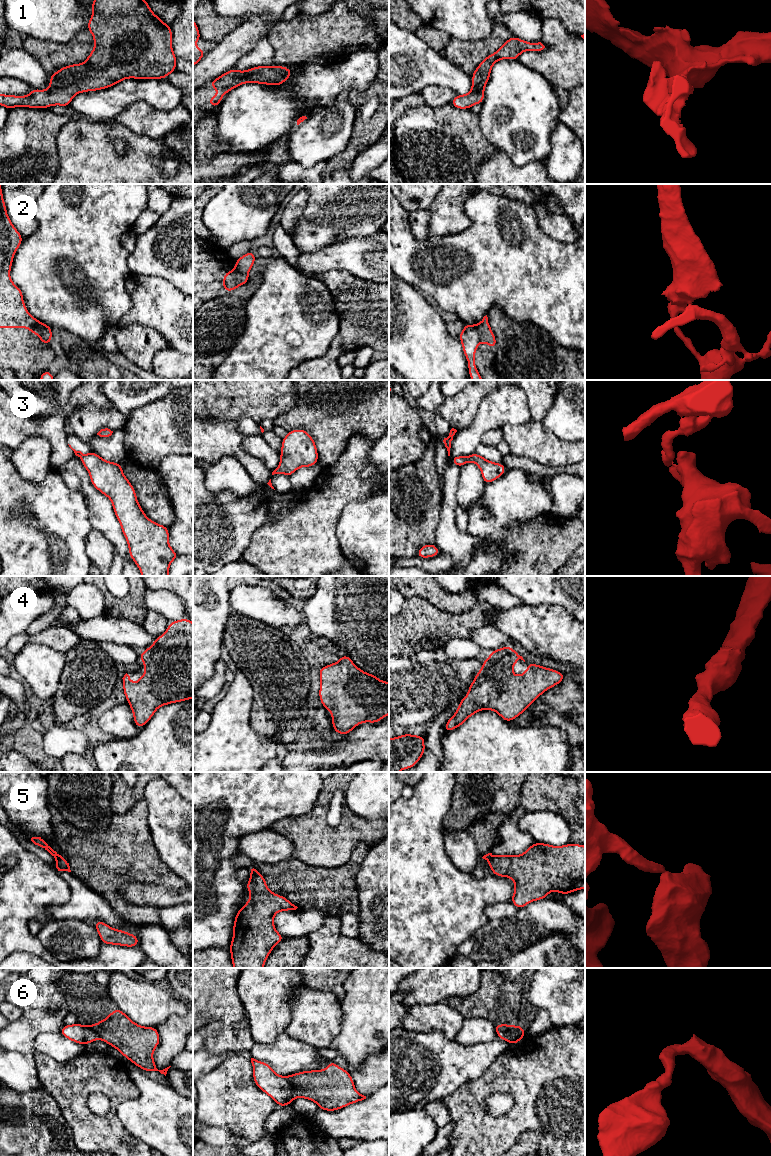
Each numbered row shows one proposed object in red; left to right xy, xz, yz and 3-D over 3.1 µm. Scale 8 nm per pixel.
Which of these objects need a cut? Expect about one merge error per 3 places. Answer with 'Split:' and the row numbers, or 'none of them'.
Split: 2, 3, 5, 6

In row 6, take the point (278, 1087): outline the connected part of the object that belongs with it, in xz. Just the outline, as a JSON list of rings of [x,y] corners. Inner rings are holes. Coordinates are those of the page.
[[[251,1058],[251,1063],[256,1086],[270,1096],[279,1107],[290,1105],[293,1097],[287,1076],[277,1075],[268,1063],[254,1058]]]

